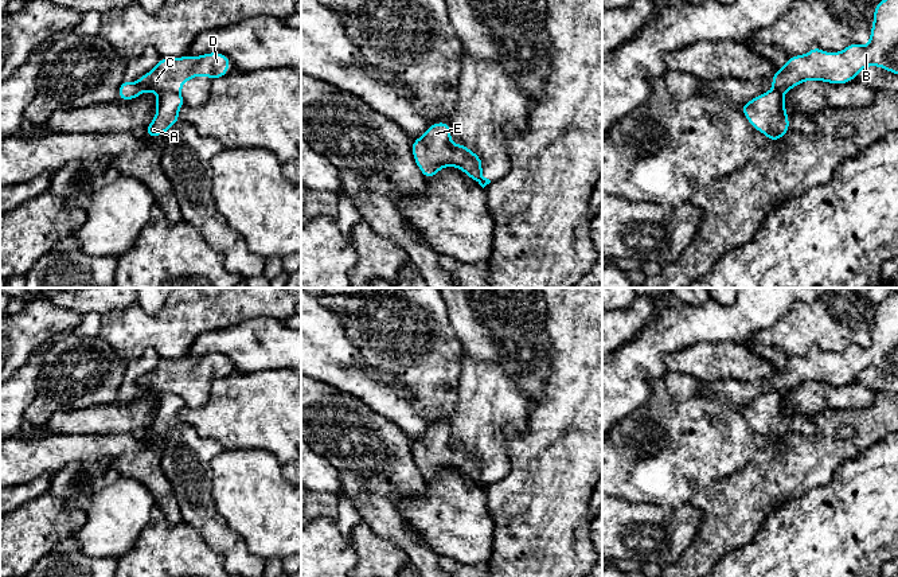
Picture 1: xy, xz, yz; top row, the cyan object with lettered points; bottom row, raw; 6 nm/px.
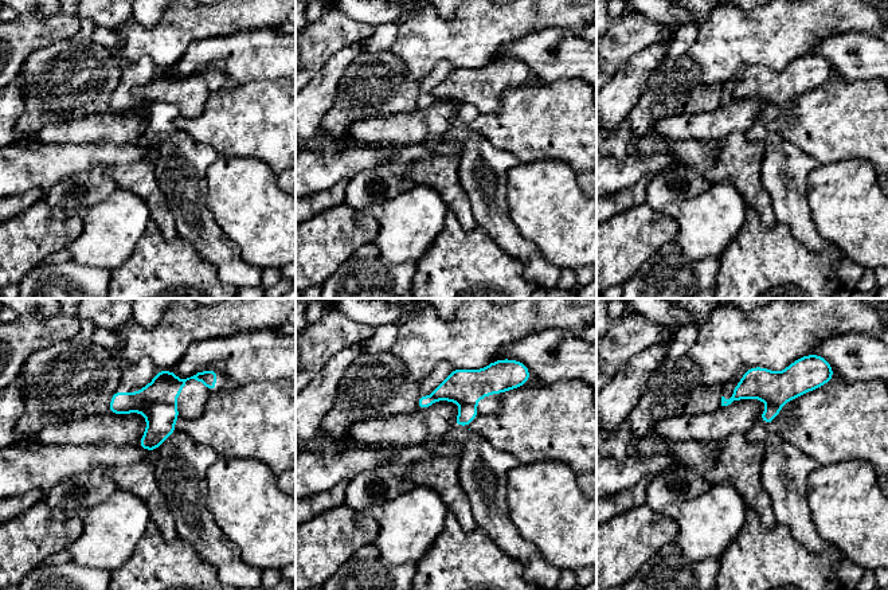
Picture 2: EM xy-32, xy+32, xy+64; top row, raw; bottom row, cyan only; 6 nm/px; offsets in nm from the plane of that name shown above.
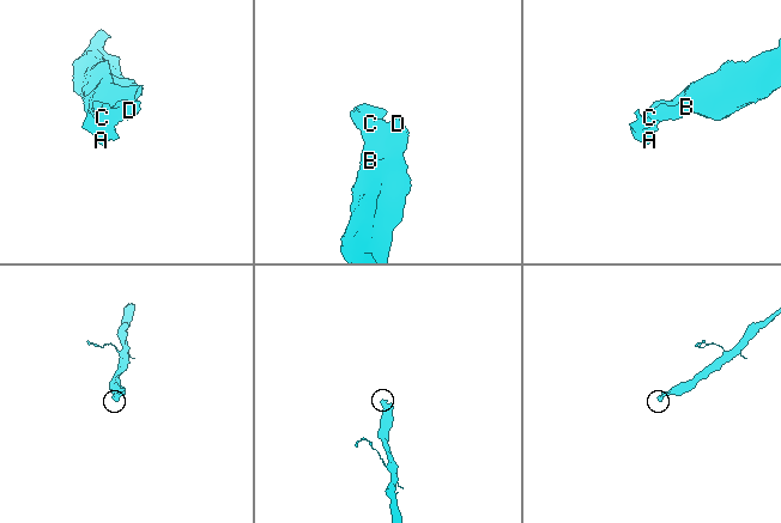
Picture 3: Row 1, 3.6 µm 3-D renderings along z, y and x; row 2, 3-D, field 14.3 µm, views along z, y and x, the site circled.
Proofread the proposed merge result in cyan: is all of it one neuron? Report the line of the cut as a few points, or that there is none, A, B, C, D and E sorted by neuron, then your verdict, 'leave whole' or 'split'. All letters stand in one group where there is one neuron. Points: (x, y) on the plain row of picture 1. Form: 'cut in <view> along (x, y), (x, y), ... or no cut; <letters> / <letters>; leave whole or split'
cut in xy along (179, 393), (160, 393), (157, 396); A E / B C D; split

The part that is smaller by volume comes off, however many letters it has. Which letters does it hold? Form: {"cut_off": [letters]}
{"cut_off": ["A", "E"]}

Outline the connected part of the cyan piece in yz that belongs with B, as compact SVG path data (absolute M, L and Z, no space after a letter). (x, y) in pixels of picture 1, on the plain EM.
M898 293L875 305L867 347L851 344L840 354L812 348L805 356L792 356L770 379L774 391L786 394L805 382L847 385L867 367L898 377Z

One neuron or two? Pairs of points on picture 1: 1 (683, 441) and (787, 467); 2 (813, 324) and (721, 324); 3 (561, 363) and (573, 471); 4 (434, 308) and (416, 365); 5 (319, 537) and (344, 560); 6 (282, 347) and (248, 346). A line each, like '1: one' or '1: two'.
1: two
2: two
3: one
4: one
5: one
6: one

